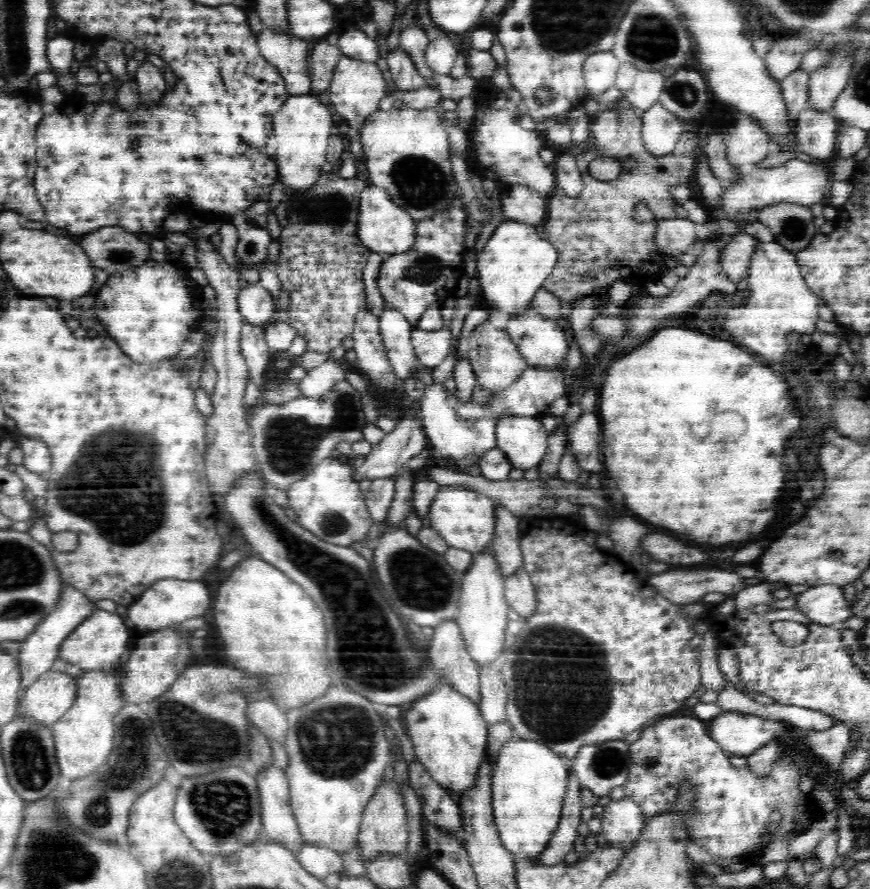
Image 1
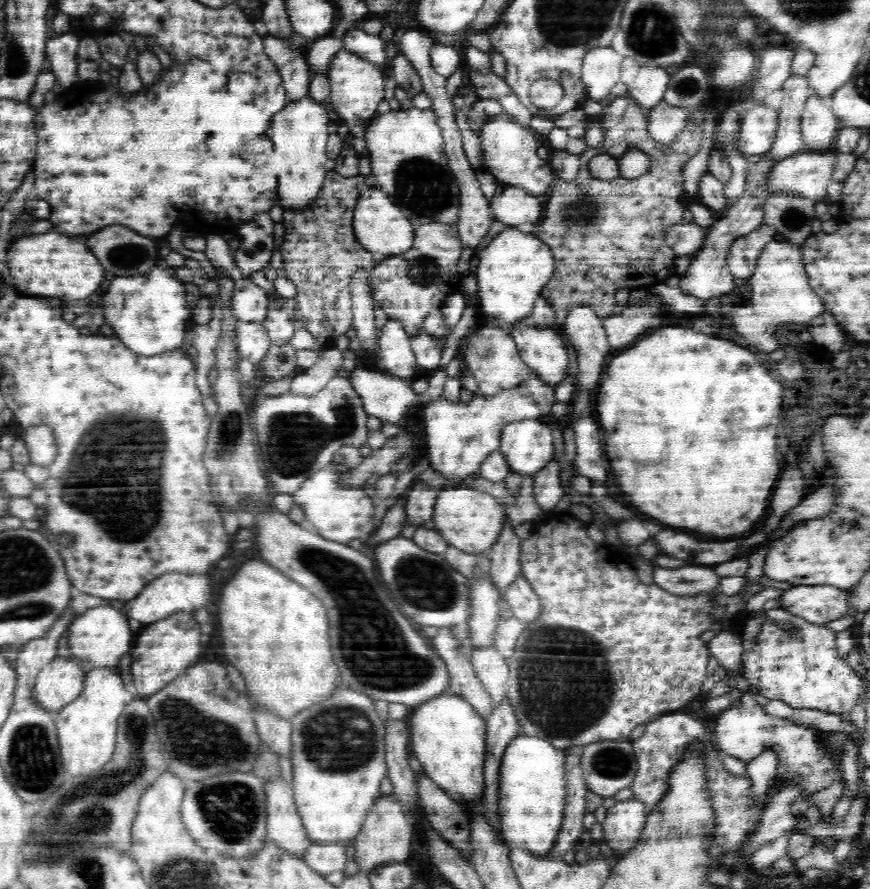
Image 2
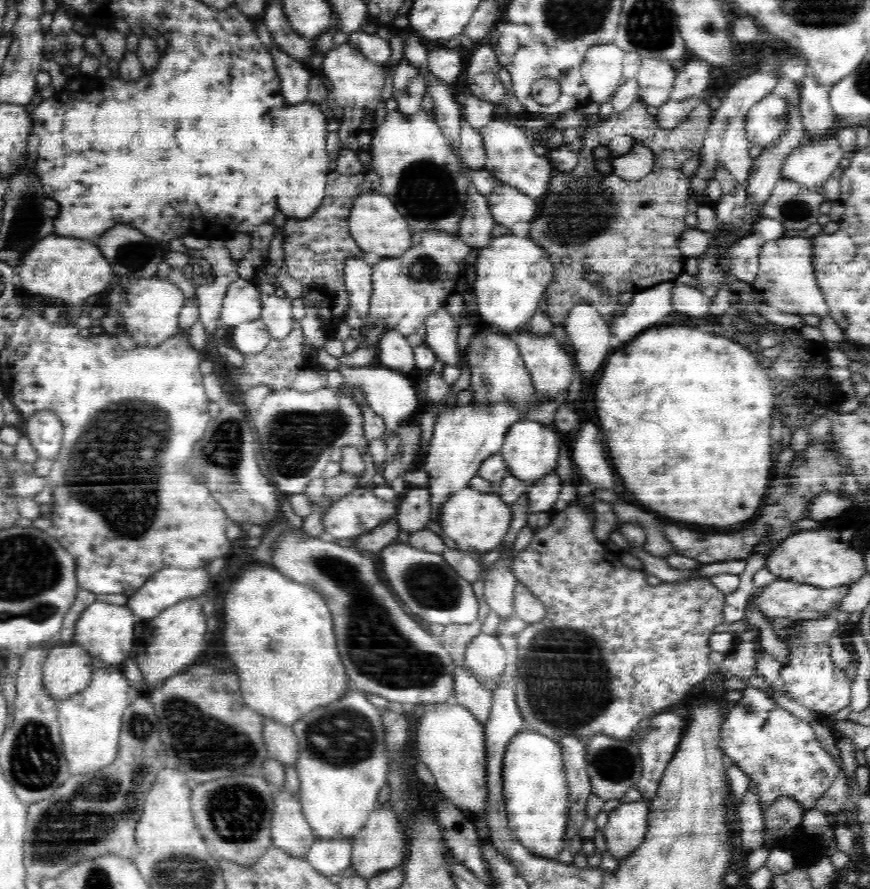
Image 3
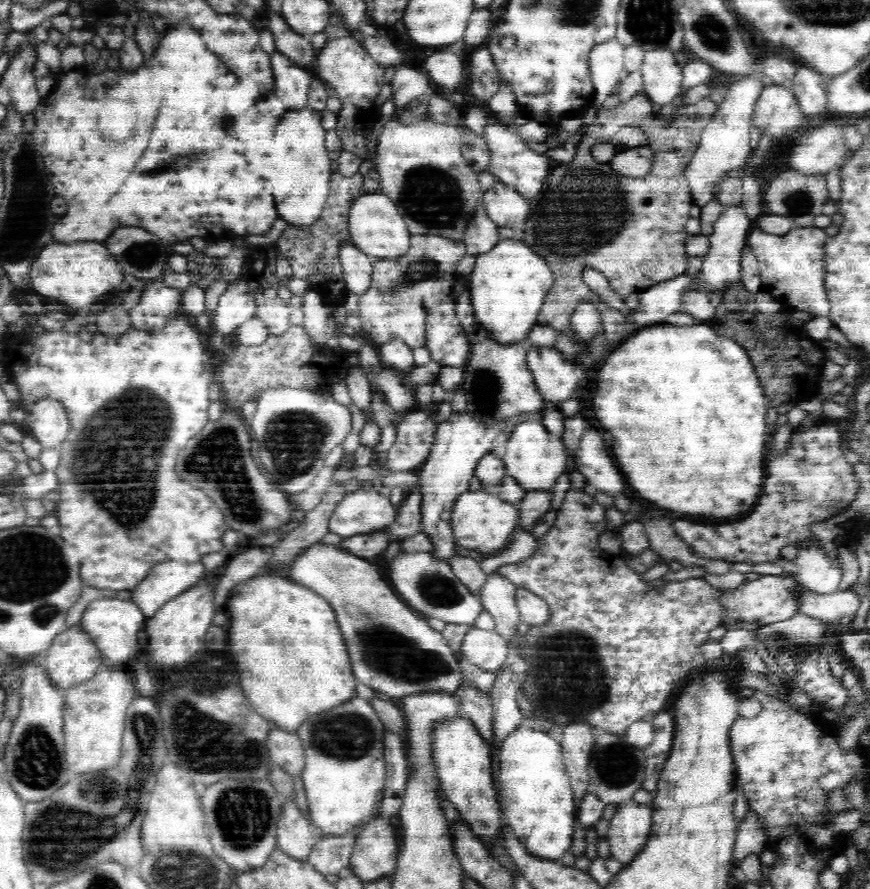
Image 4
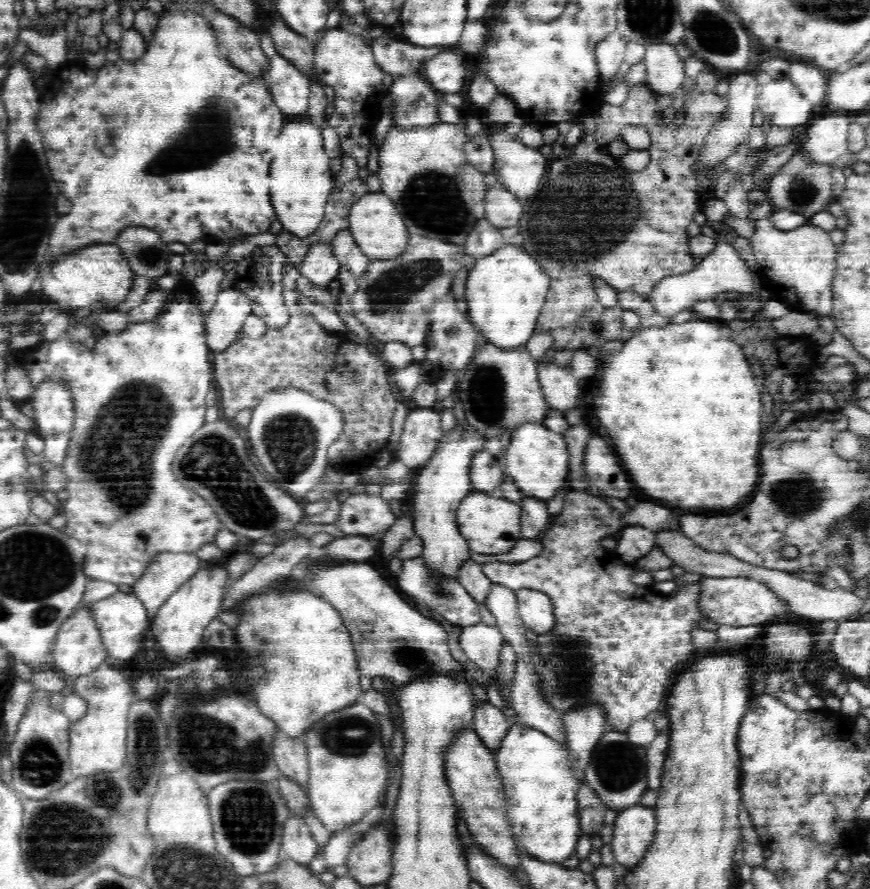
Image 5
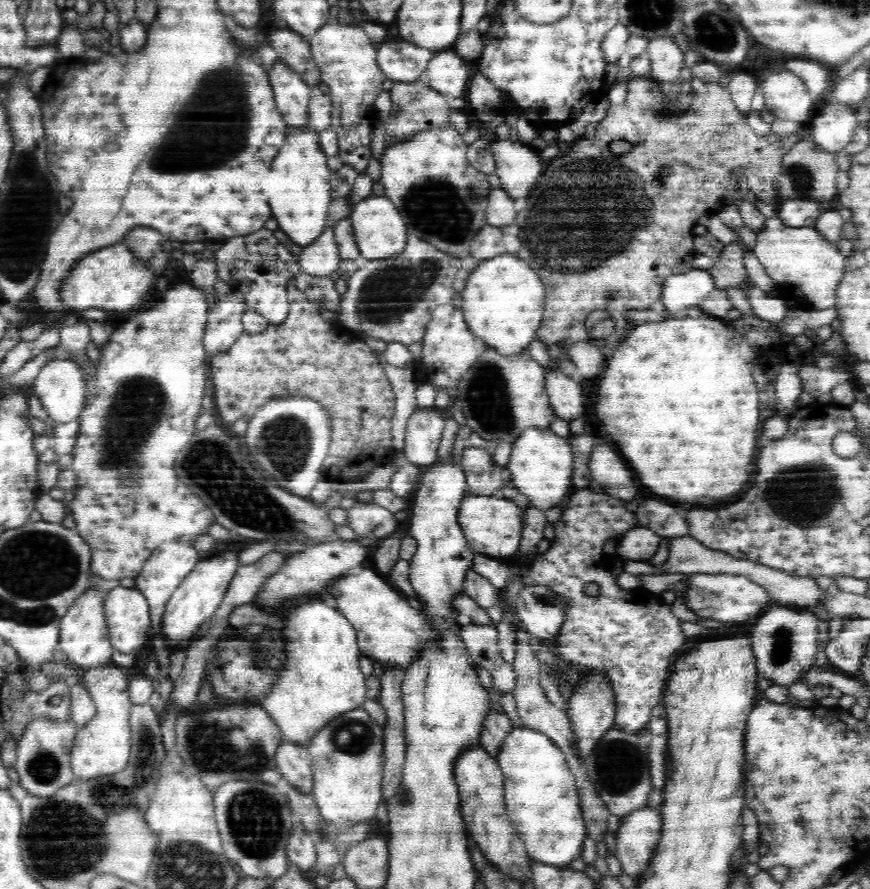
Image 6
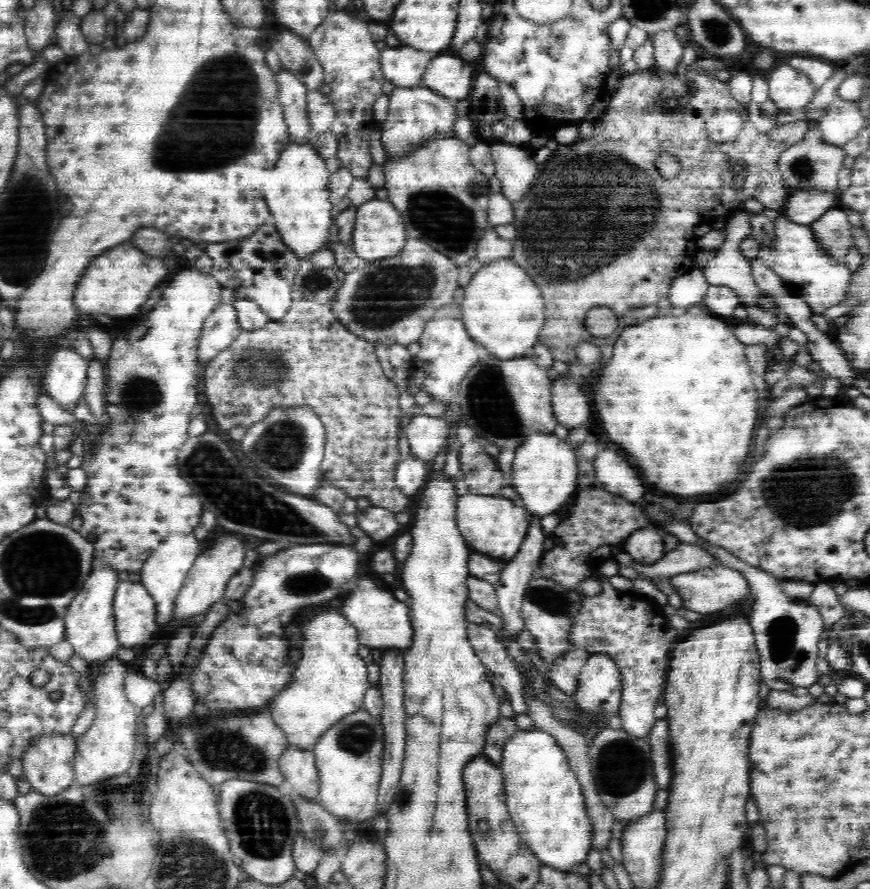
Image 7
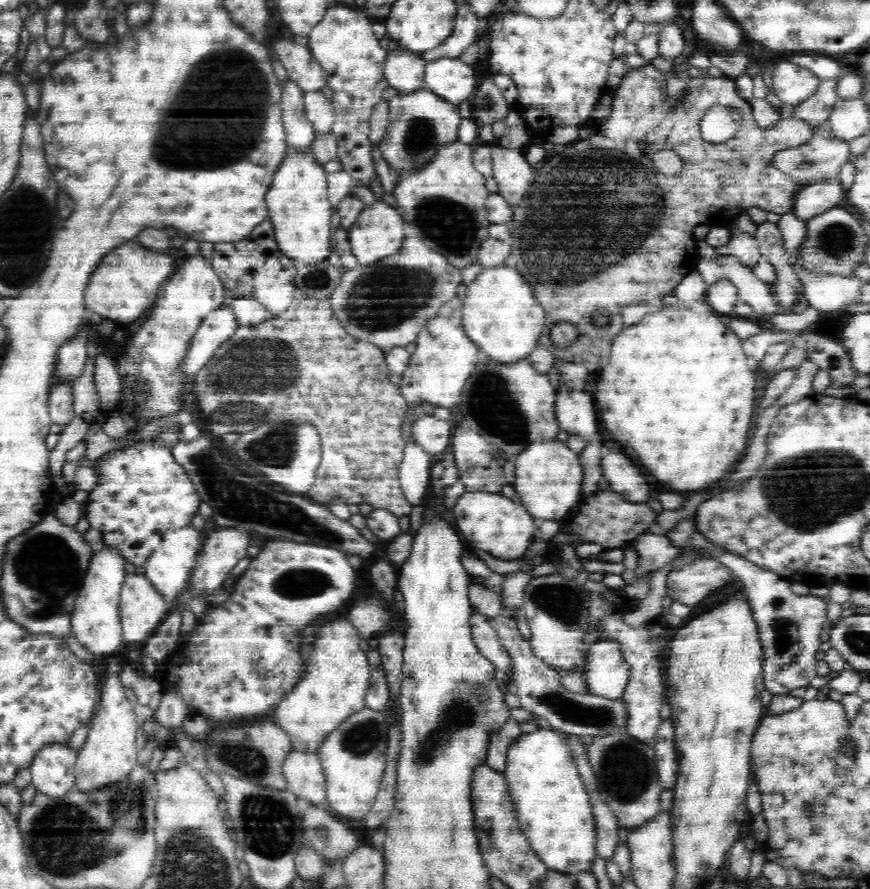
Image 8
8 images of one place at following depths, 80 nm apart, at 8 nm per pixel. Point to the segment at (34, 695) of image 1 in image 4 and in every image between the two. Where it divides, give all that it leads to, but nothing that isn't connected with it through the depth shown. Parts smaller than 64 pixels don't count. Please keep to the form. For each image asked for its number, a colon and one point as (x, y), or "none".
2: (59, 683)
3: (67, 669)
4: (73, 657)

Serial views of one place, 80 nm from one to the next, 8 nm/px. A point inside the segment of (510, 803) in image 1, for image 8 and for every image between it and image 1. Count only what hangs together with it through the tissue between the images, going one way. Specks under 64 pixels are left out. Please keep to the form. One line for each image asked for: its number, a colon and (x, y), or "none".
2: (532, 787)
3: (535, 789)
4: (536, 794)
5: (540, 790)
6: (540, 791)
7: (543, 794)
8: (551, 803)

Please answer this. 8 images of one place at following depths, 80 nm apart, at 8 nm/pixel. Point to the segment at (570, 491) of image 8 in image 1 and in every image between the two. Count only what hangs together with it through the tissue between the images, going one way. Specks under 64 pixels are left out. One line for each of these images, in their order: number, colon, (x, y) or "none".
1: (524, 441)
2: (526, 444)
3: (530, 449)
4: (534, 457)
5: (537, 459)
6: (541, 462)
7: (545, 472)

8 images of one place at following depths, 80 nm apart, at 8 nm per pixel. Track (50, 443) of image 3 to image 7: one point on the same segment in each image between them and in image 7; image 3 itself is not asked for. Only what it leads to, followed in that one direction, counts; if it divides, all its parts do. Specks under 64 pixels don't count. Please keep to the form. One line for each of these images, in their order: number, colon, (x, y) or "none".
4: (47, 422)
5: (53, 403)
6: (60, 386)
7: (65, 381)

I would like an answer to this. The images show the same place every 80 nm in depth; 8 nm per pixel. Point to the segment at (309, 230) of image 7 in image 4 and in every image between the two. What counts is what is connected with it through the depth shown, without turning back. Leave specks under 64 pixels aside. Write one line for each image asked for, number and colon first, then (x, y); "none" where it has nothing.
4: (304, 169)
5: (302, 182)
6: (301, 189)

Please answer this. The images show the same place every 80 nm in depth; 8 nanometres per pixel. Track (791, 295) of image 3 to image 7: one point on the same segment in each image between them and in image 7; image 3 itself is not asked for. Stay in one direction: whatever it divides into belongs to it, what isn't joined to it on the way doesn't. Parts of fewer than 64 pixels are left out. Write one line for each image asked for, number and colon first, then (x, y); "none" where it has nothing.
4: (793, 266)
5: (797, 266)
6: (807, 269)
7: (793, 255)

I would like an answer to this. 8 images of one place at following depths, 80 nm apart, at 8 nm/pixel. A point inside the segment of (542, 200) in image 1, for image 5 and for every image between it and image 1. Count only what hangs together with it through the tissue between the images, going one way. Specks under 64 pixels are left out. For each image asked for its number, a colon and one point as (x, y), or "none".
2: (511, 205)
3: (508, 205)
4: (505, 206)
5: (502, 209)

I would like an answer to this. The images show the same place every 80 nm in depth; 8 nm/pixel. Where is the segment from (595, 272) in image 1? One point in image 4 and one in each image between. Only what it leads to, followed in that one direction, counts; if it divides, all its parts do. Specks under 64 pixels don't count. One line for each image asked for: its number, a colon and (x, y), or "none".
2: (600, 232)
3: (628, 232)
4: (640, 221)

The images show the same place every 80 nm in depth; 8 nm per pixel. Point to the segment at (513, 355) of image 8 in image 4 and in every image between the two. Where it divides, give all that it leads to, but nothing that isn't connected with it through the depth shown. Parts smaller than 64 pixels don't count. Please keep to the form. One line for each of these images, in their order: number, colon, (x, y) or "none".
4: (508, 285)
5: (505, 292)
6: (503, 300)
7: (502, 310)

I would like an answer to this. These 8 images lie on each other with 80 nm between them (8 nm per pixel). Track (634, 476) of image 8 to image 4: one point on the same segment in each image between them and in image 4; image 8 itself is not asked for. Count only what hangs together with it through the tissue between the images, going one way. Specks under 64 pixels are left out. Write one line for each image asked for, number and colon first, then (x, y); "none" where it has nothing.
4: (592, 459)
5: (600, 463)
6: (607, 469)
7: (615, 474)

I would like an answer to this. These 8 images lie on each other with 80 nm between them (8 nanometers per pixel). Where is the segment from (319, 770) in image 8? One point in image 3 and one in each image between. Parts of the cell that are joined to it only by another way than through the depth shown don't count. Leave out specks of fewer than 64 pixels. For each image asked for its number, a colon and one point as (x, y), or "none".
3: (280, 741)
4: (285, 748)
5: (290, 755)
6: (294, 761)
7: (298, 765)

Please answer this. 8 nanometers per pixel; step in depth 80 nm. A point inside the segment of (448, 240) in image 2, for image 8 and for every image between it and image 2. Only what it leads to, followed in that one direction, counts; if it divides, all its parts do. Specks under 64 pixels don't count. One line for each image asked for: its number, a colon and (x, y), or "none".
3: (406, 289)
4: (403, 291)
5: (394, 297)
6: (391, 299)
7: (391, 300)
8: (388, 303)

